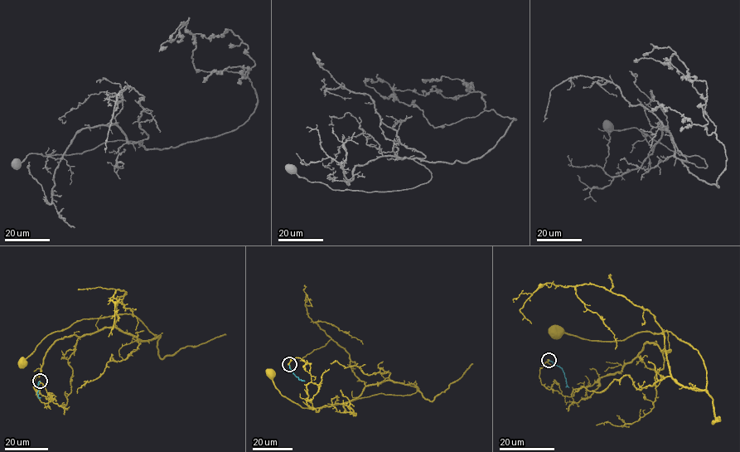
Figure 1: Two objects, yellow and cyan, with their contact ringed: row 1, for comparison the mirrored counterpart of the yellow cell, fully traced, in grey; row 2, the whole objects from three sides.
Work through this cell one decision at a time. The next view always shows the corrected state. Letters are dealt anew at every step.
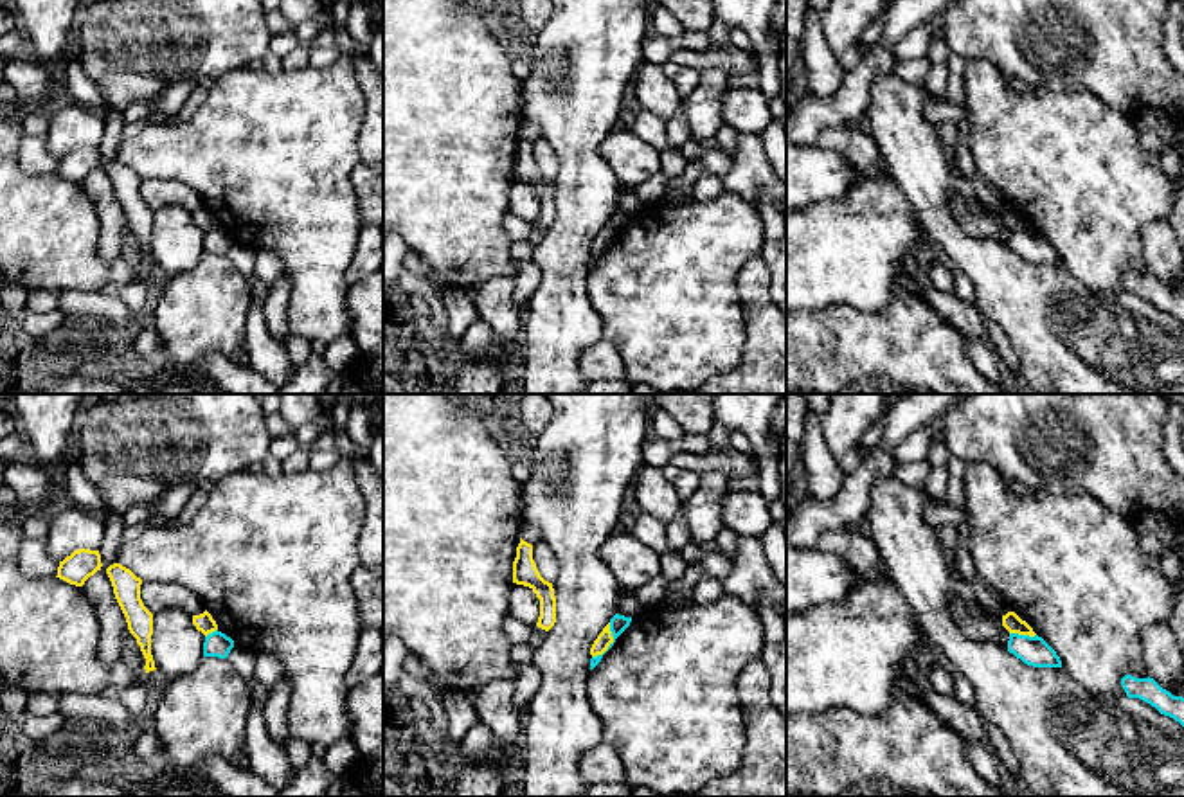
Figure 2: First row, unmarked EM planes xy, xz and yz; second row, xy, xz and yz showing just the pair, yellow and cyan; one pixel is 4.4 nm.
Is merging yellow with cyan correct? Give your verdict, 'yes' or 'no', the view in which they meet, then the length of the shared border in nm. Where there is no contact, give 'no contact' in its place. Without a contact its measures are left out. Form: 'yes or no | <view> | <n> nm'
no | xz | 180 nm

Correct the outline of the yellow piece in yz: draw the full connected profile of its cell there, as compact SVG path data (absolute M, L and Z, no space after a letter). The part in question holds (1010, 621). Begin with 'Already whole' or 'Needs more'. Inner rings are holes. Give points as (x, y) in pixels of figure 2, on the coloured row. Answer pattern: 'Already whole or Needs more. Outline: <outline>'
Already whole. Outline: M1008 612L1006 615L1002 615L1002 626L1009 633L1029 635L1029 637L1036 635L1033 628L1026 621L1022 621L1015 612Z

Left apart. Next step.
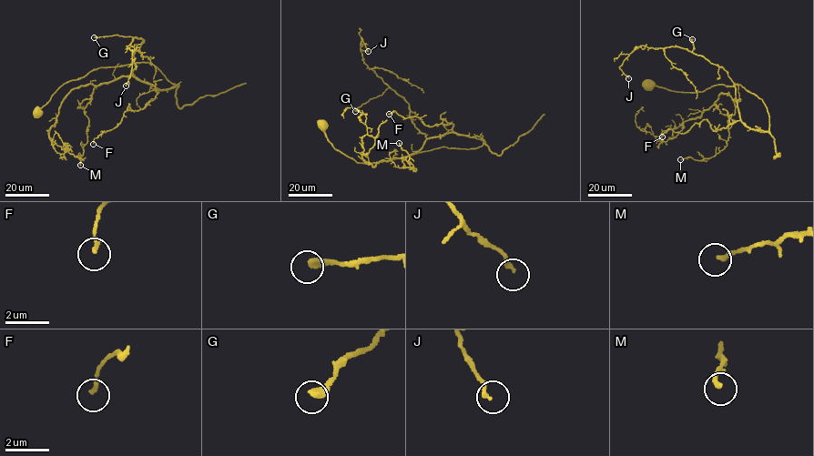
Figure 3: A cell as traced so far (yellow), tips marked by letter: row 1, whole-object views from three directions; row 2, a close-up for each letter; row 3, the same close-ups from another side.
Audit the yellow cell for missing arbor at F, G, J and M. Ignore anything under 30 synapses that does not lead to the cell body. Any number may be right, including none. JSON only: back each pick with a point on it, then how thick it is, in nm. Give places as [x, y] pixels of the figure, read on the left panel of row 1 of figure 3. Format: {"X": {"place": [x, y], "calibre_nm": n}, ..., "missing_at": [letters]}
{"missing_at": []}

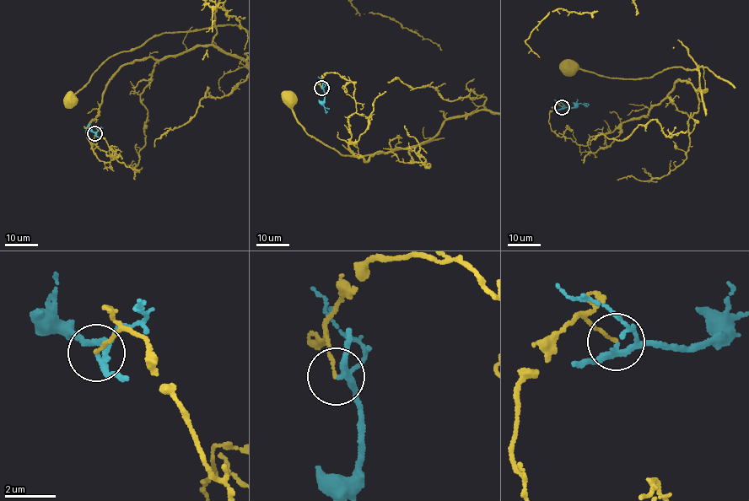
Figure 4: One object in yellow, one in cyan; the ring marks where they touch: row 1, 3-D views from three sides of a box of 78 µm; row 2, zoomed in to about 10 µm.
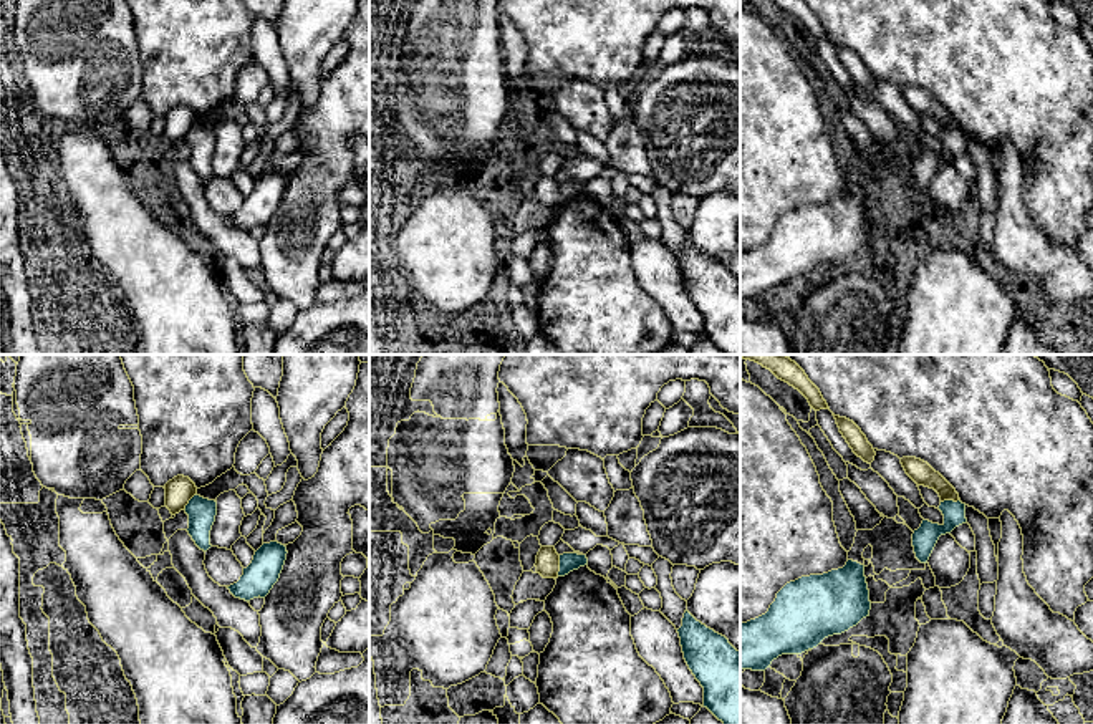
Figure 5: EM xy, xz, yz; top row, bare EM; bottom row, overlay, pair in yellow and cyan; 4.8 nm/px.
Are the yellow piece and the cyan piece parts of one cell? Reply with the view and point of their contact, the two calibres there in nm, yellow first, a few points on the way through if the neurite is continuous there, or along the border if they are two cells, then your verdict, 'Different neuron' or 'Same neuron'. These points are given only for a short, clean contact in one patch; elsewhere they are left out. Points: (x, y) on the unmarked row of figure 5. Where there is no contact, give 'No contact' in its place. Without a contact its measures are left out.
Touches yellow at xz (558, 194). Thickness 110 nm (yellow) against 90 nm. Boundary: xz (560, 184), (557, 204). Different neuron

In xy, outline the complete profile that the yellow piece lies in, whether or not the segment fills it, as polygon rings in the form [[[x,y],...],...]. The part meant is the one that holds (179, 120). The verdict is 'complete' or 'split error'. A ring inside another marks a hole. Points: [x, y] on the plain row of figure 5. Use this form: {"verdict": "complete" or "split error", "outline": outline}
{"verdict": "complete", "outline": [[[177,104],[166,113],[166,136],[172,144],[185,138],[189,129],[197,123],[195,113],[184,104]]]}

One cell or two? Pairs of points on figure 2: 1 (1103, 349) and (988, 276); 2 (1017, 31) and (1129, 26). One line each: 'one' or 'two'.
1: one
2: one

